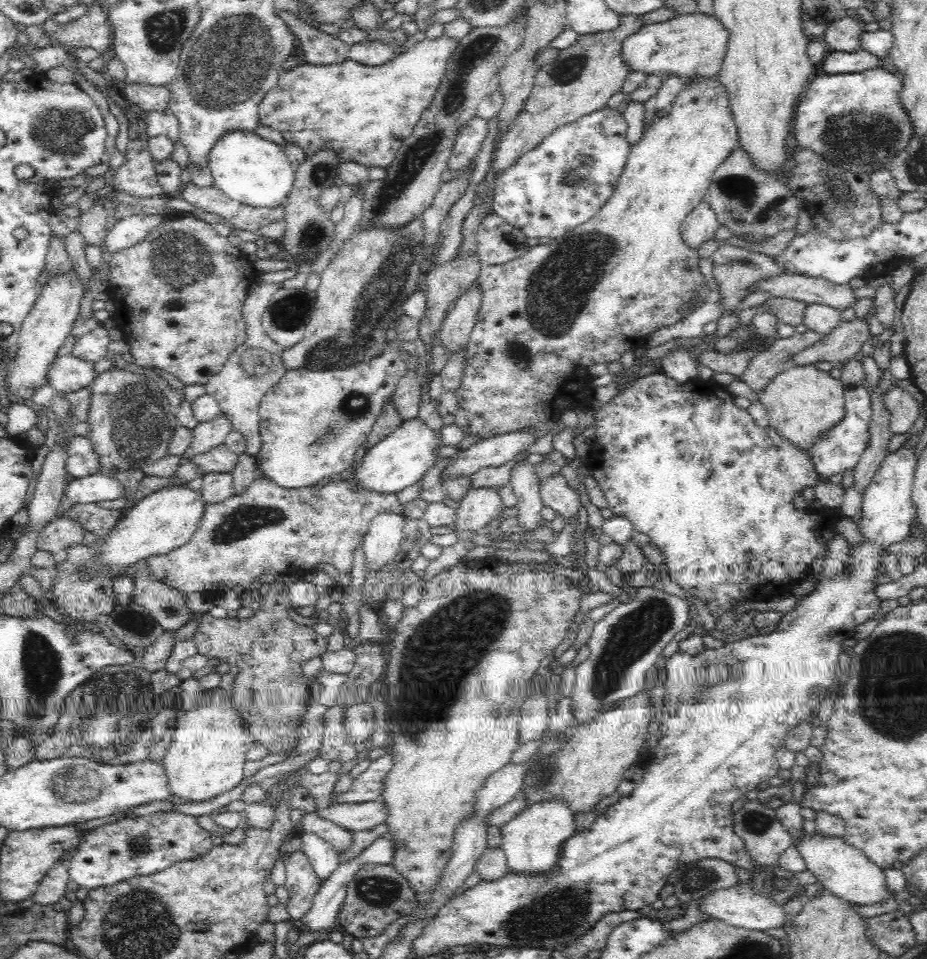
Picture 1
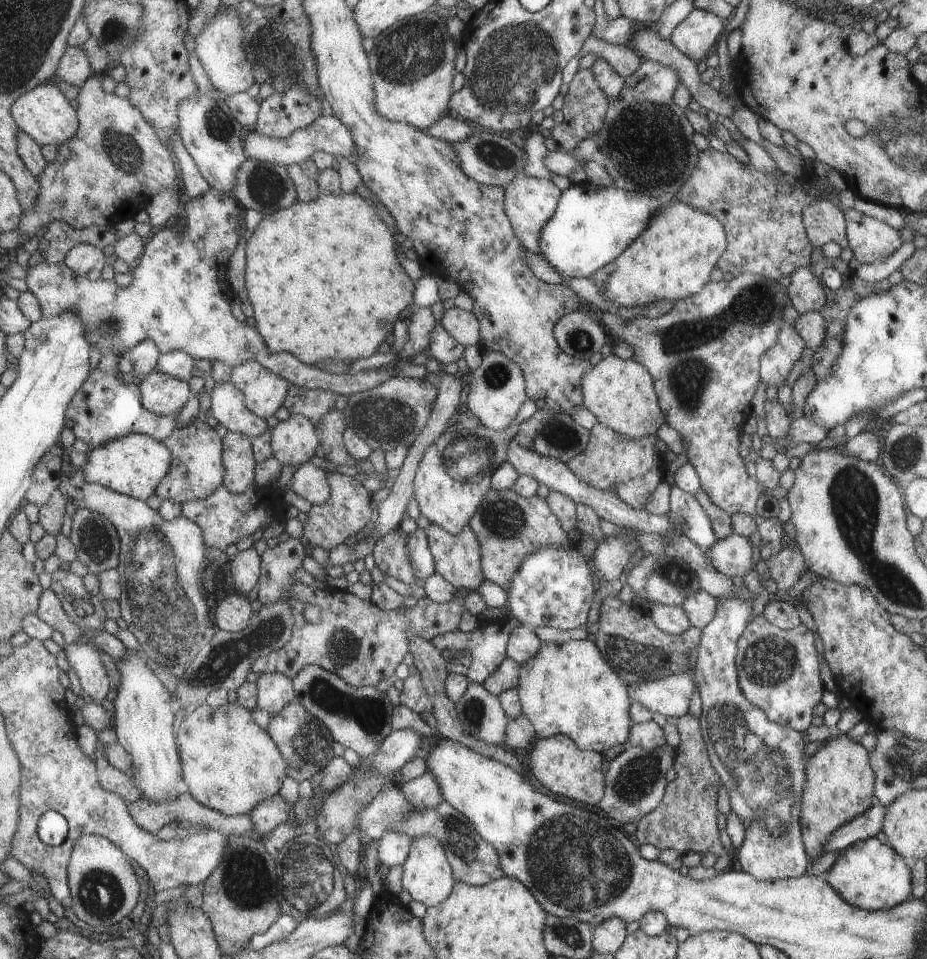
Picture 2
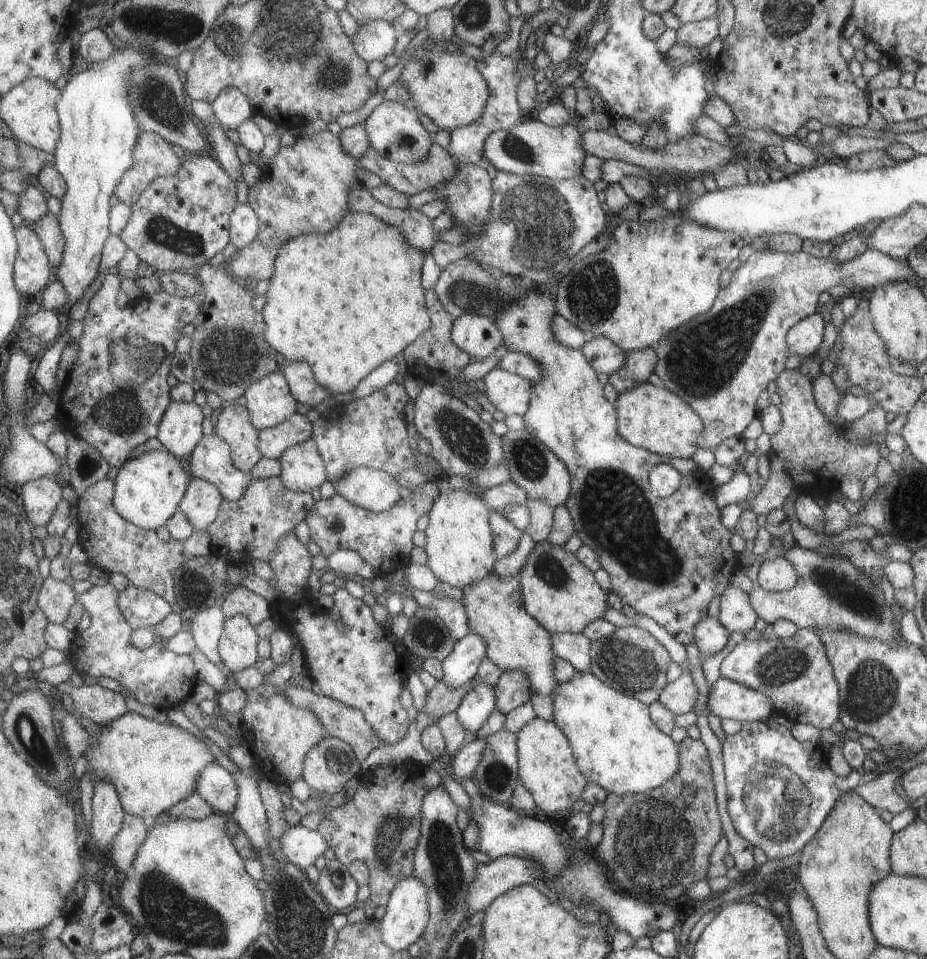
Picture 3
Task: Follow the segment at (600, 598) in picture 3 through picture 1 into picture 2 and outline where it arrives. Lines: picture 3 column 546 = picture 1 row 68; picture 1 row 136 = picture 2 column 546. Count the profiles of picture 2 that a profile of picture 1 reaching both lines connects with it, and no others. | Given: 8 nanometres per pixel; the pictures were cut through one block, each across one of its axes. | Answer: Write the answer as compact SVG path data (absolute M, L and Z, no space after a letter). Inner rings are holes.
M512 489L489 490L481 500L480 506L468 522L472 532L480 542L481 571L484 579L505 590L511 580L515 580L517 568L521 568L525 556L533 554L539 548L567 548L567 534L559 526L557 518L551 514L545 500L536 495L521 498Z

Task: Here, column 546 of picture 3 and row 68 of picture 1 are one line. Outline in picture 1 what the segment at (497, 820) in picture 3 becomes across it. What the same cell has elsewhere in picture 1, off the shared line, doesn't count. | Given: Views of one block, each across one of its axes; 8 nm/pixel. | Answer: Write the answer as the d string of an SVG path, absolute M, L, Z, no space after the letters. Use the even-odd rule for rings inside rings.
M862 48L854 52L829 51L820 63L818 72L826 75L857 73L878 65L878 58Z

